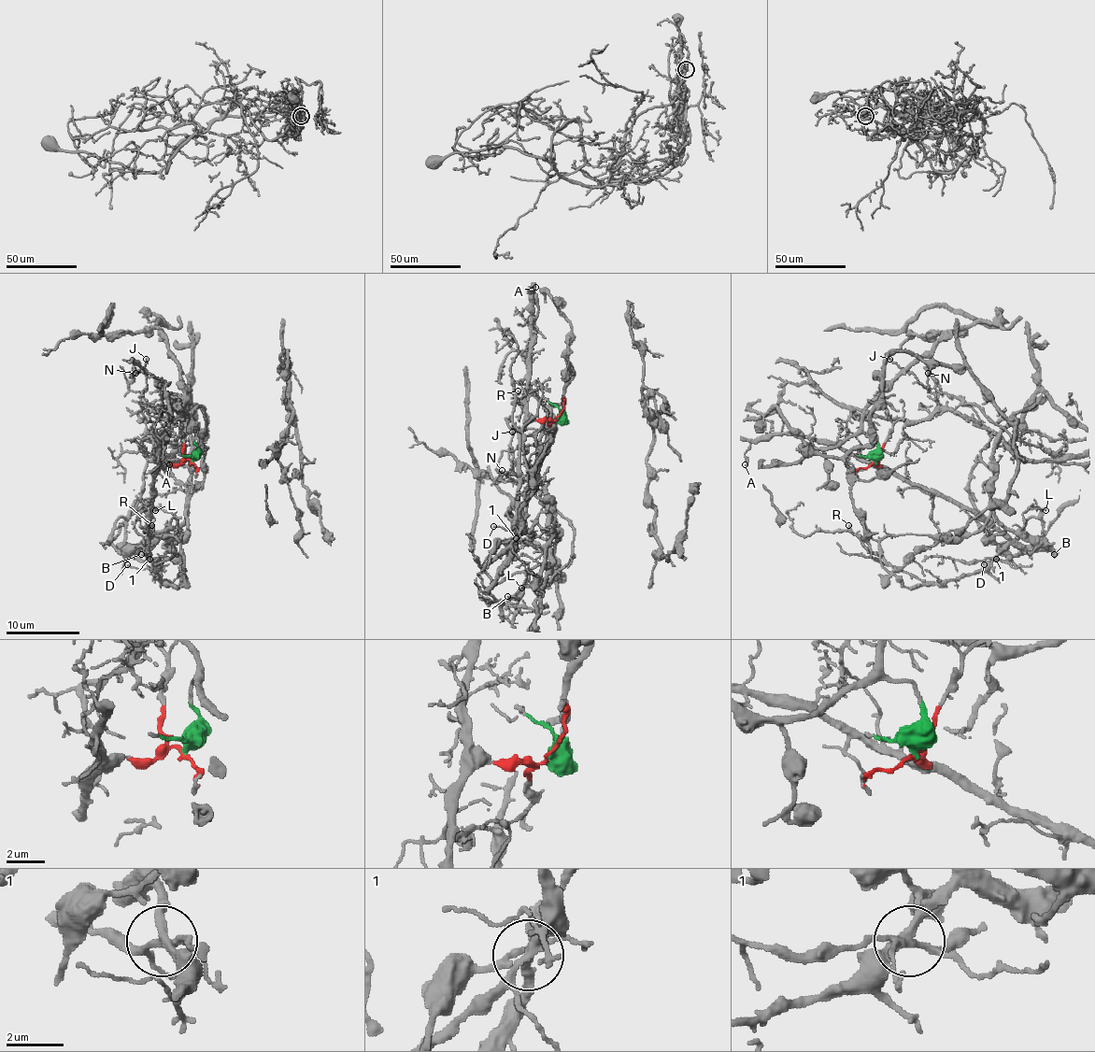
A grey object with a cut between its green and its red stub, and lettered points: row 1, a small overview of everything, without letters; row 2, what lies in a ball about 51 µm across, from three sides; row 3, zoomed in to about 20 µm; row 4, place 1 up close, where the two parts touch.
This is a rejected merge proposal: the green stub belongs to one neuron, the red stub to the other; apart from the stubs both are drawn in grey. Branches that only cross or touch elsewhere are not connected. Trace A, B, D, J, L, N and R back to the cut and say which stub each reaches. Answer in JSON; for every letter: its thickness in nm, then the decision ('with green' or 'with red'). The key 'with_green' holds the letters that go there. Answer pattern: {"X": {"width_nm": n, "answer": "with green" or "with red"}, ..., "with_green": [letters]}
{"A": {"width_nm": 120, "answer": "with red"}, "B": {"width_nm": 400, "answer": "with green"}, "D": {"width_nm": 130, "answer": "with red"}, "J": {"width_nm": 160, "answer": "with green"}, "L": {"width_nm": 120, "answer": "with red"}, "N": {"width_nm": 140, "answer": "with green"}, "R": {"width_nm": 120, "answer": "with red"}, "with_green": ["B", "J", "N"]}

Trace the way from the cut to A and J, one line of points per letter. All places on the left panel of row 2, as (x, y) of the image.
A: (191, 462), (170, 464), (161, 461), (161, 444), (164, 434), (163, 453), (168, 464)
J: (192, 462), (198, 425), (185, 414), (172, 419), (148, 402), (142, 394), (146, 359)

